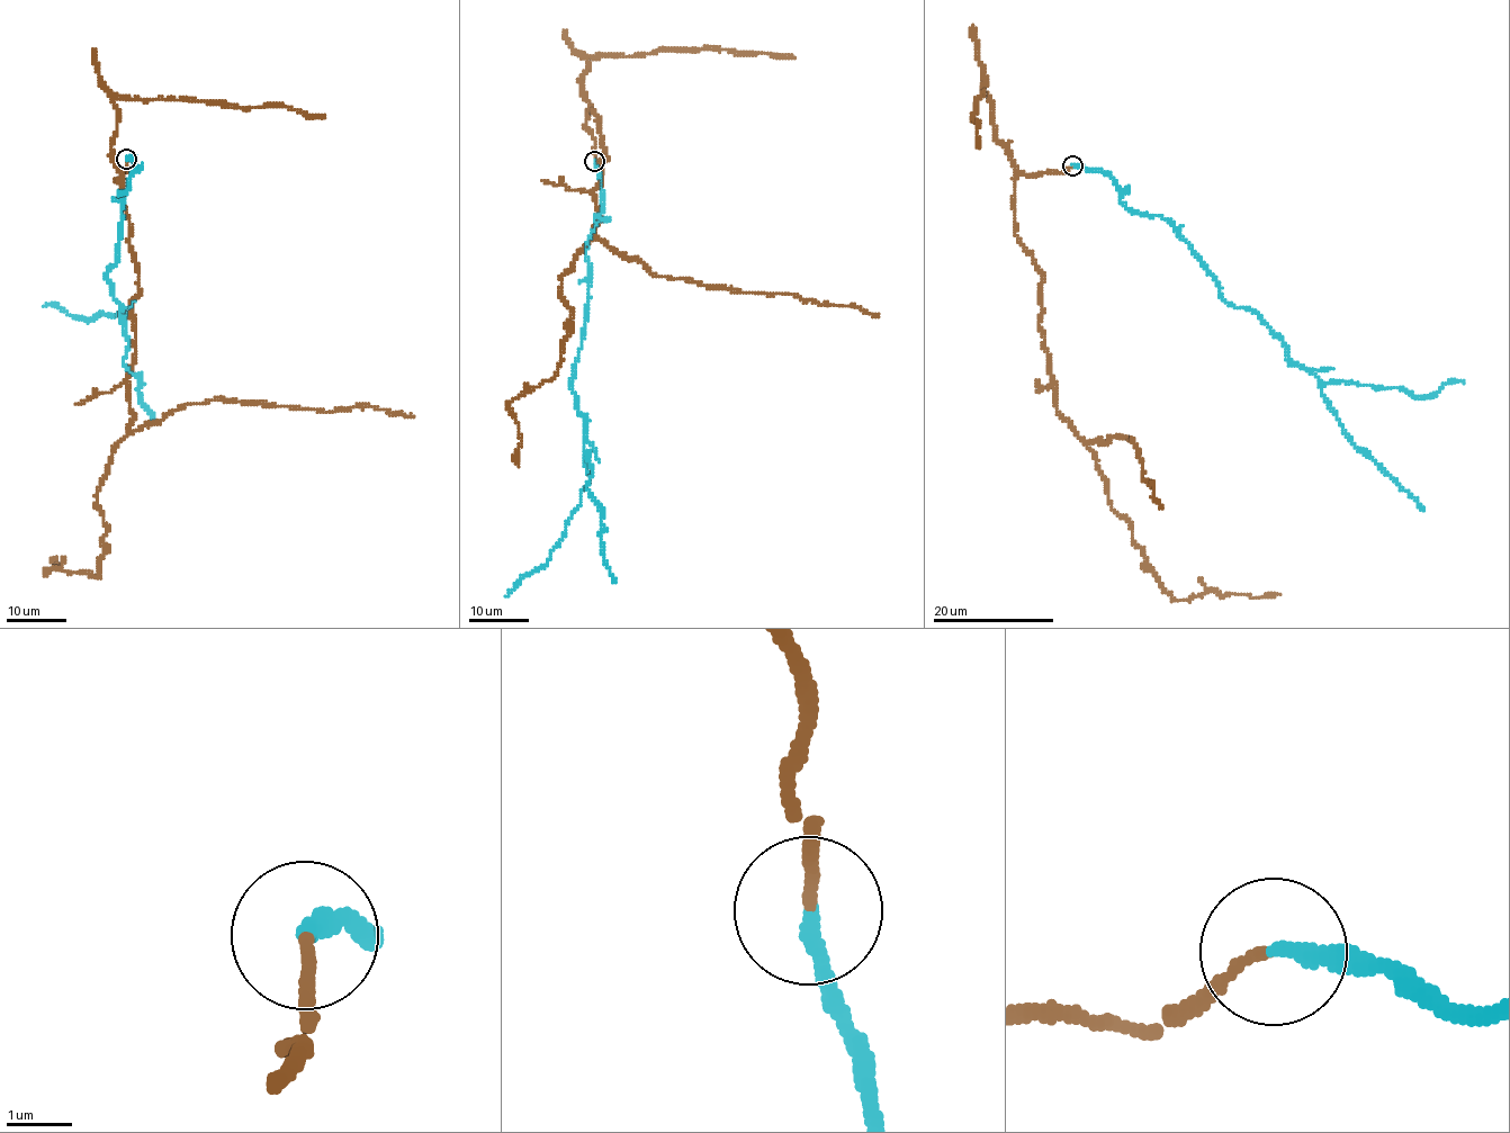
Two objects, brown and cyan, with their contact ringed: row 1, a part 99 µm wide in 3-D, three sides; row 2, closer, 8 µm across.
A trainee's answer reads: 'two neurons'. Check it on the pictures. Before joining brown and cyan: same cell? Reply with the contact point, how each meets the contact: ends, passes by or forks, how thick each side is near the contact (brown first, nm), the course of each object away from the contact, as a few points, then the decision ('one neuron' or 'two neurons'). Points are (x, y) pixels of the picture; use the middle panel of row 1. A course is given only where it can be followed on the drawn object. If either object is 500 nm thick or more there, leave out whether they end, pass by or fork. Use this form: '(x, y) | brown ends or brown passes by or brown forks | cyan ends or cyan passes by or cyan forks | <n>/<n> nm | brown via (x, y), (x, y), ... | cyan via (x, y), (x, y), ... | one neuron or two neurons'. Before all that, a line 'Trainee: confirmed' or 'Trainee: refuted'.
Trainee: confirmed
(594, 161) | brown ends | cyan ends | 150/240 nm | brown via (594, 161), (591, 108), (607, 160), (594, 235), (562, 279), (572, 315), (562, 361), (509, 404), (518, 466) | cyan via (594, 161), (601, 212), (586, 249), (585, 327), (572, 381), (585, 420), (589, 483), (551, 557), (504, 596) | two neurons

